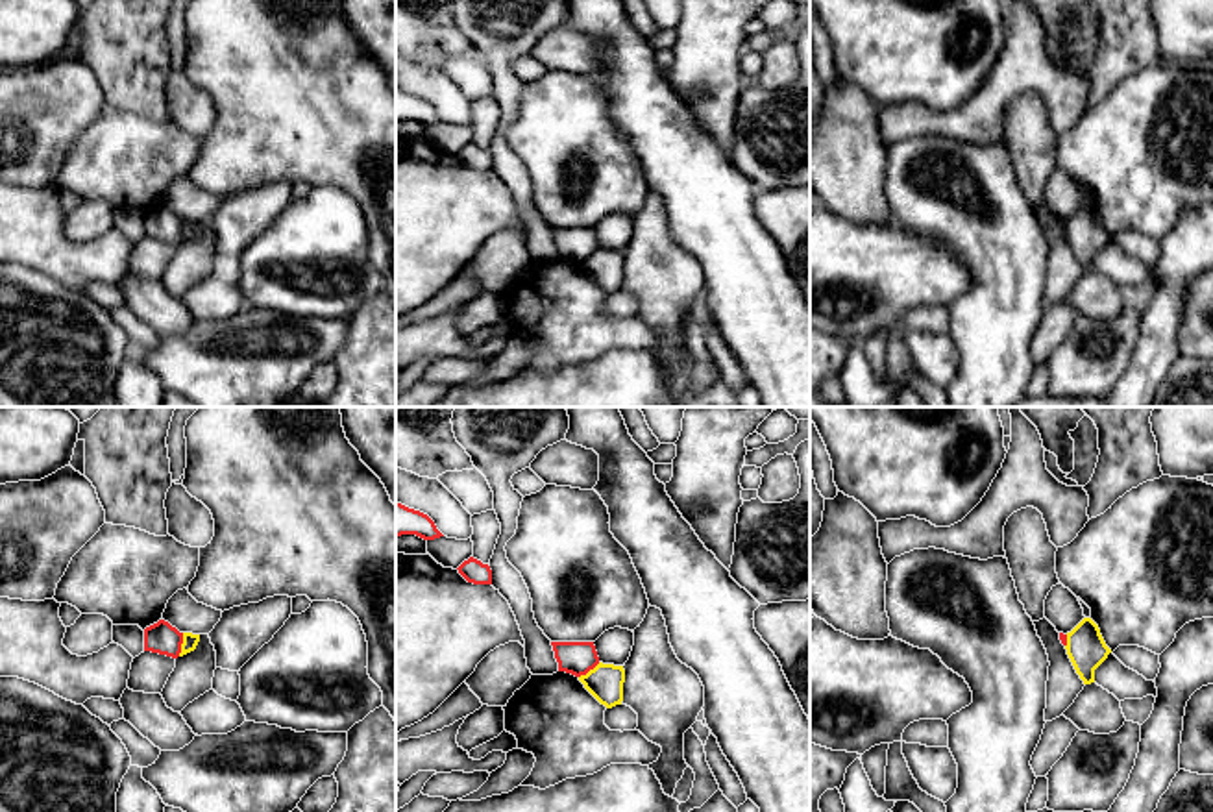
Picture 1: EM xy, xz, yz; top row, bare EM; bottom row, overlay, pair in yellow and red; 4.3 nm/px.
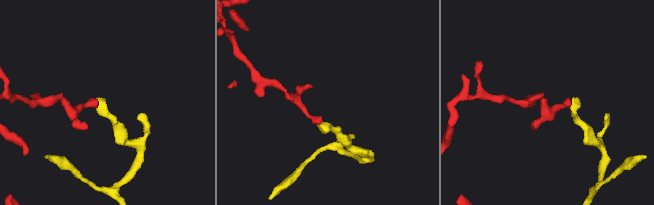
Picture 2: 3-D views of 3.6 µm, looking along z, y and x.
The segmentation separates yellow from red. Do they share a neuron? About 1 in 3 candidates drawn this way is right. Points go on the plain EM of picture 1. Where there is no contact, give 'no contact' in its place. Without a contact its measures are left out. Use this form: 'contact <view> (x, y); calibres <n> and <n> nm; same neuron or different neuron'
contact xy (182, 230); calibres 70 and 140 nm; different neuron

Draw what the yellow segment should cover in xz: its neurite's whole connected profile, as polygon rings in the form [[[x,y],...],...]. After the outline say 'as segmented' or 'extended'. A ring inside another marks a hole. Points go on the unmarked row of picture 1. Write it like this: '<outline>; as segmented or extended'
[[[599,248],[586,261],[581,261],[579,266],[606,294],[621,290],[625,268],[623,252]]]; as segmented

